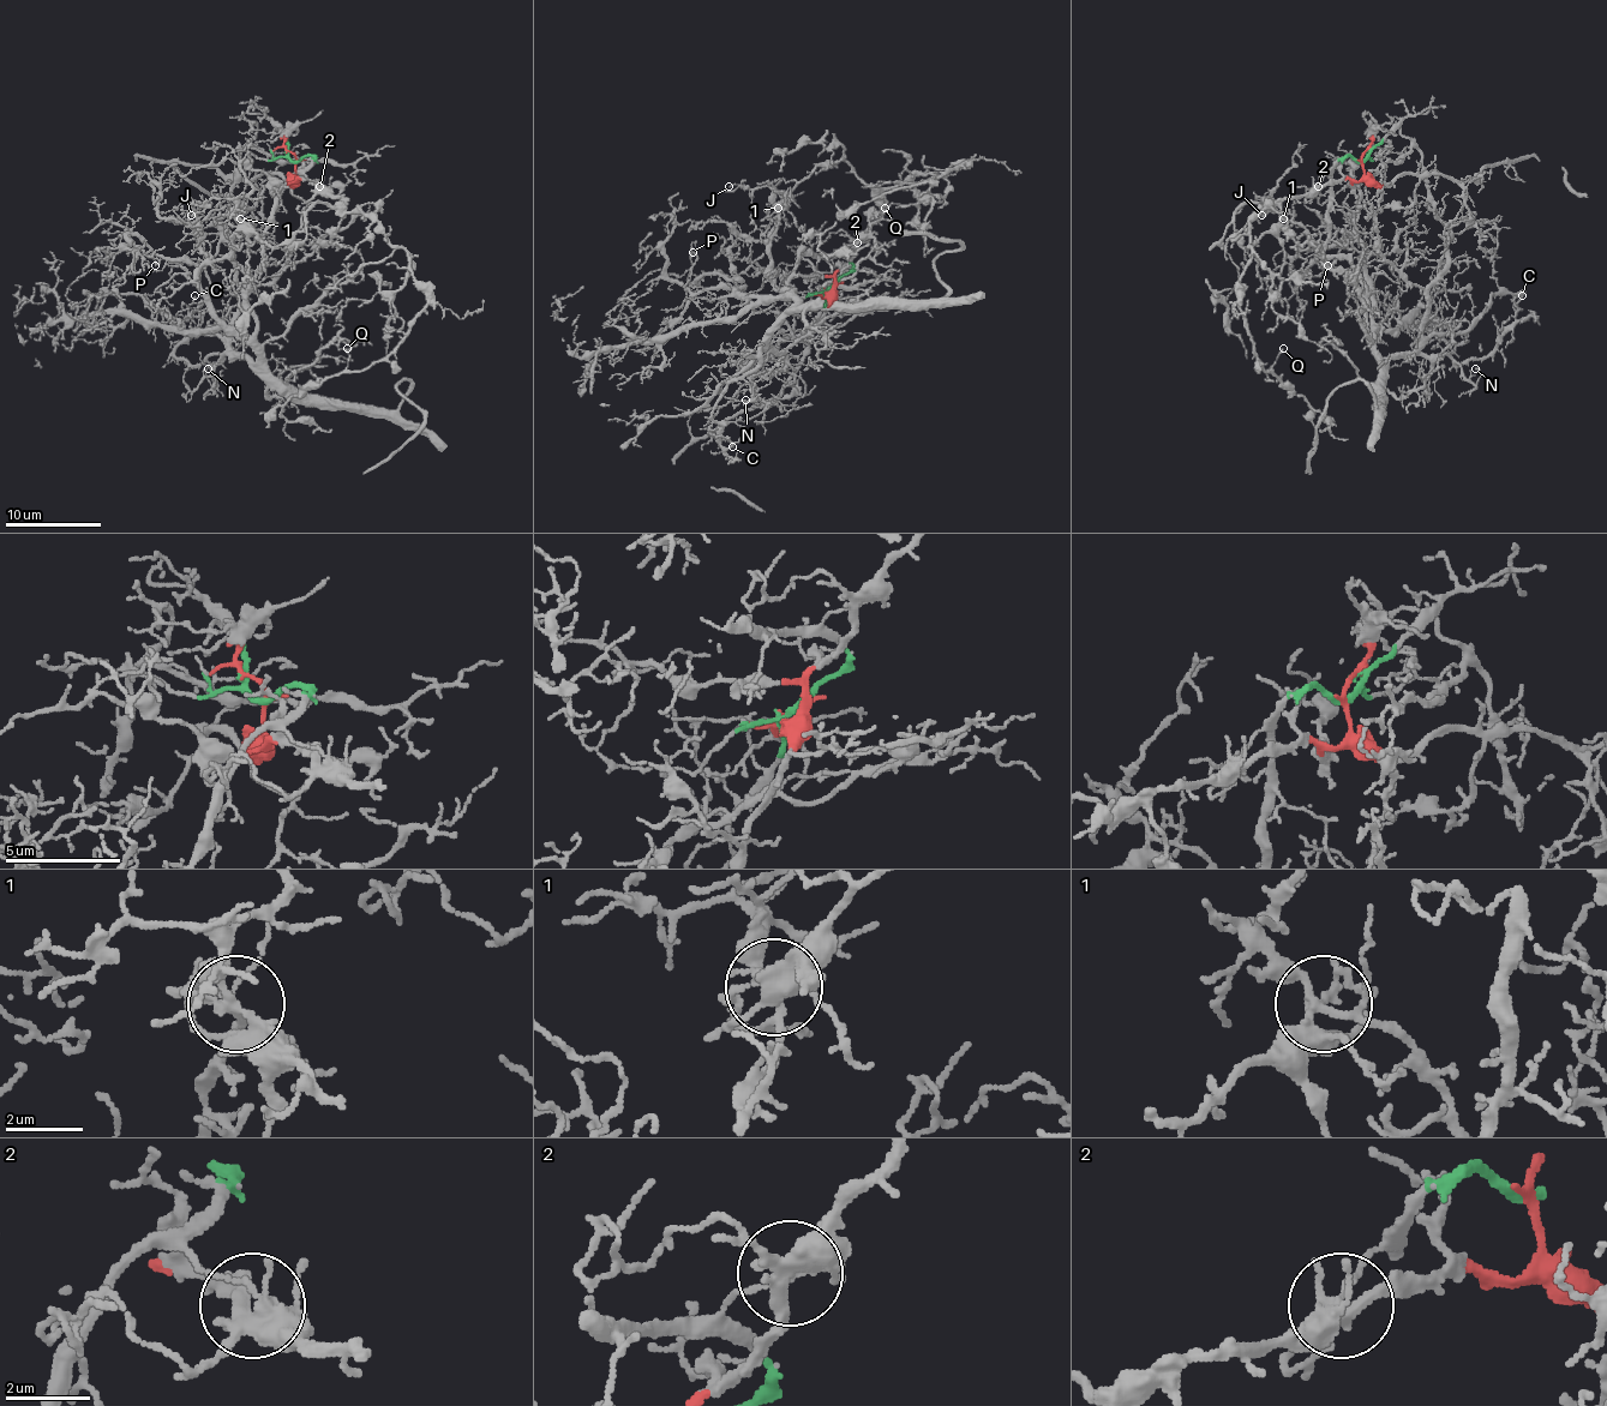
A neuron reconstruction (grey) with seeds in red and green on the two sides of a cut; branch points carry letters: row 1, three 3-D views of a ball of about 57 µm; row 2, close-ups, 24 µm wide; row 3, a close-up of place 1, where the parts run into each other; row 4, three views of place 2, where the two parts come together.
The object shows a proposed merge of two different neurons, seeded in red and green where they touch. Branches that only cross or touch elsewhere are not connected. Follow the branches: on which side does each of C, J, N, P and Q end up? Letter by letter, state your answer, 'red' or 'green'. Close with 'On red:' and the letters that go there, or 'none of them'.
C: green
J: green
N: green
P: green
Q: red
On red: Q

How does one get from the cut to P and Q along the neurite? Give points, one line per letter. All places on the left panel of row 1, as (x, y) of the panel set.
P: (295, 162), (315, 157), (264, 235), (250, 336), (216, 317), (190, 262), (145, 254), (155, 266)
Q: (295, 162), (298, 179), (341, 197), (406, 252), (425, 295), (411, 331), (384, 358), (351, 370), (346, 348)

